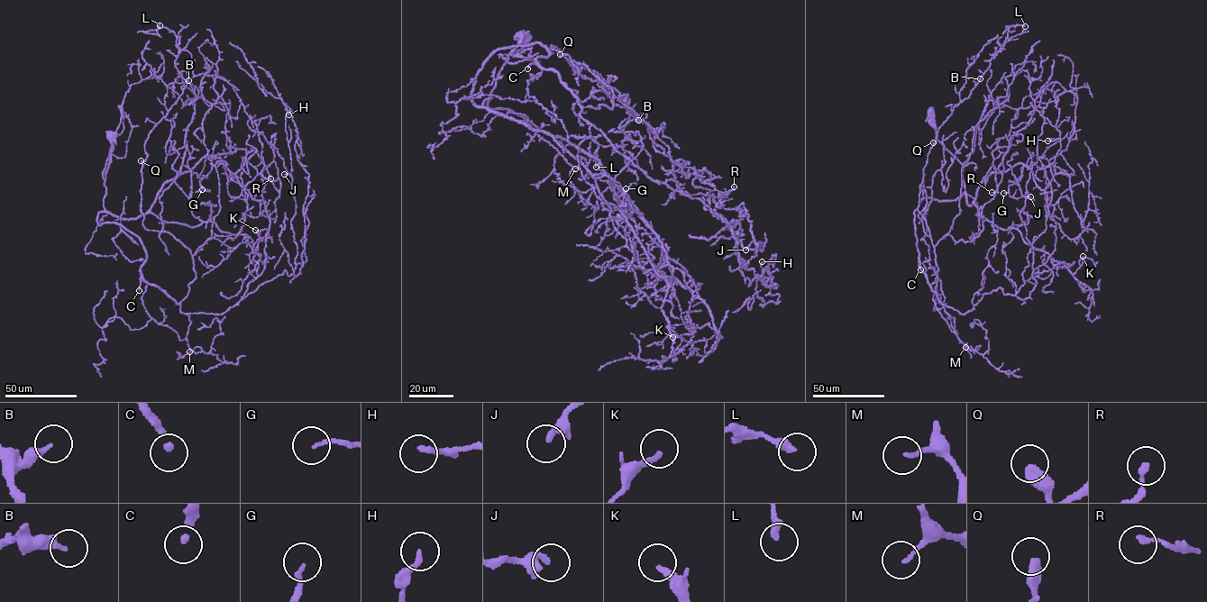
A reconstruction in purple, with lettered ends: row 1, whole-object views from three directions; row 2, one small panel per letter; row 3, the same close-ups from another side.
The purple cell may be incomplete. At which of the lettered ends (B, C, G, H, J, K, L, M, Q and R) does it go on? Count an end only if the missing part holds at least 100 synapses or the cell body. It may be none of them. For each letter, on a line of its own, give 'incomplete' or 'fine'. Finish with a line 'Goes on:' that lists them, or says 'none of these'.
B: fine
C: incomplete
G: fine
H: fine
J: fine
K: fine
L: fine
M: fine
Q: fine
R: fine
Goes on: C

